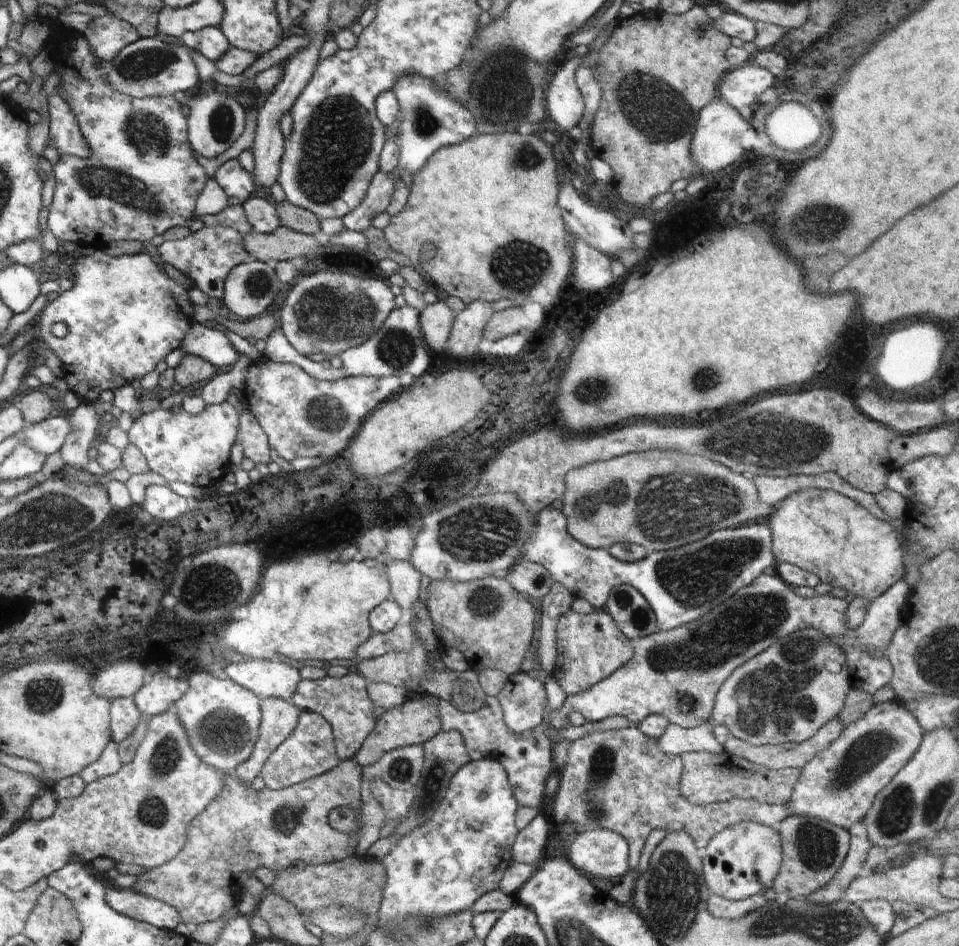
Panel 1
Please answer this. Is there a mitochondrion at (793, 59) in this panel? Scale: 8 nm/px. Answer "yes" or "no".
no

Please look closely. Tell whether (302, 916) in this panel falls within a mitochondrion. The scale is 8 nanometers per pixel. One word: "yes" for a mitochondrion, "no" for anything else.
no

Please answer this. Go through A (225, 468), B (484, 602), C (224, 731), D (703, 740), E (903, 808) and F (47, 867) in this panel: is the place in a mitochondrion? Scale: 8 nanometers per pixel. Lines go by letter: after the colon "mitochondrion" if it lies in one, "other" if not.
A: other
B: mitochondrion
C: mitochondrion
D: other
E: mitochondrion
F: other

